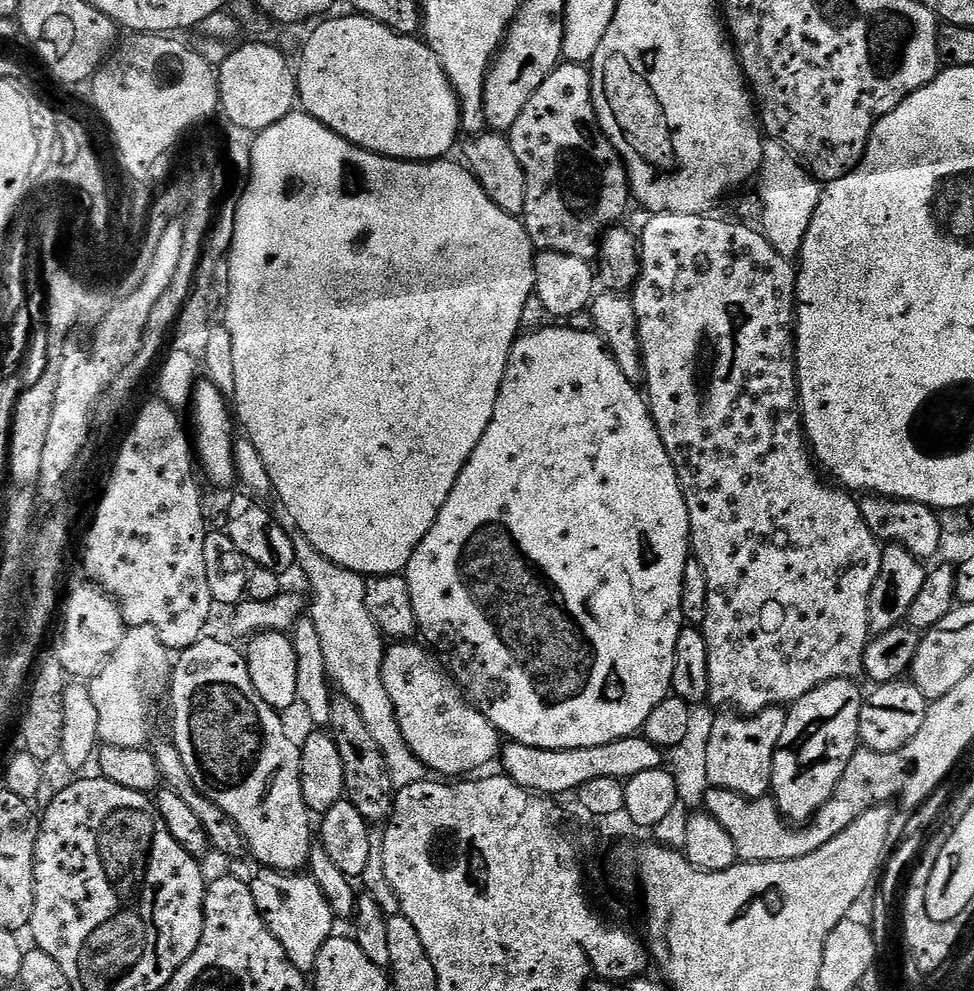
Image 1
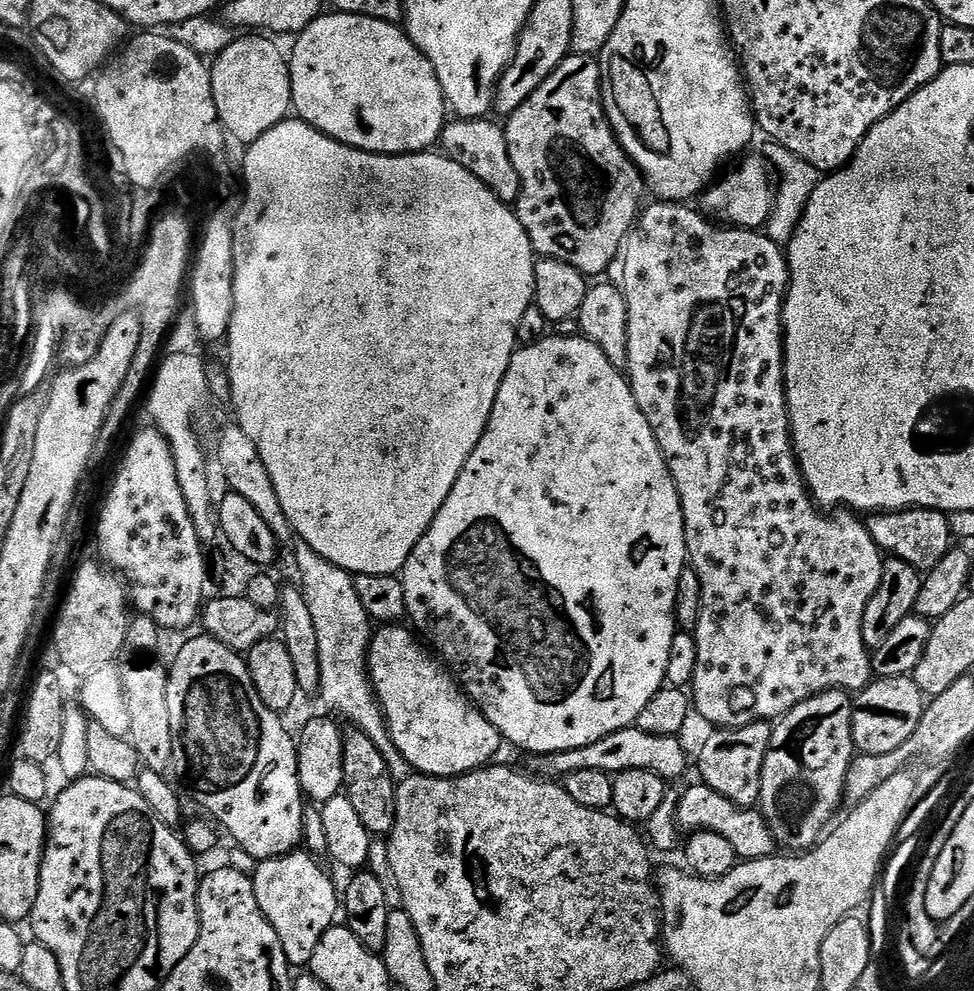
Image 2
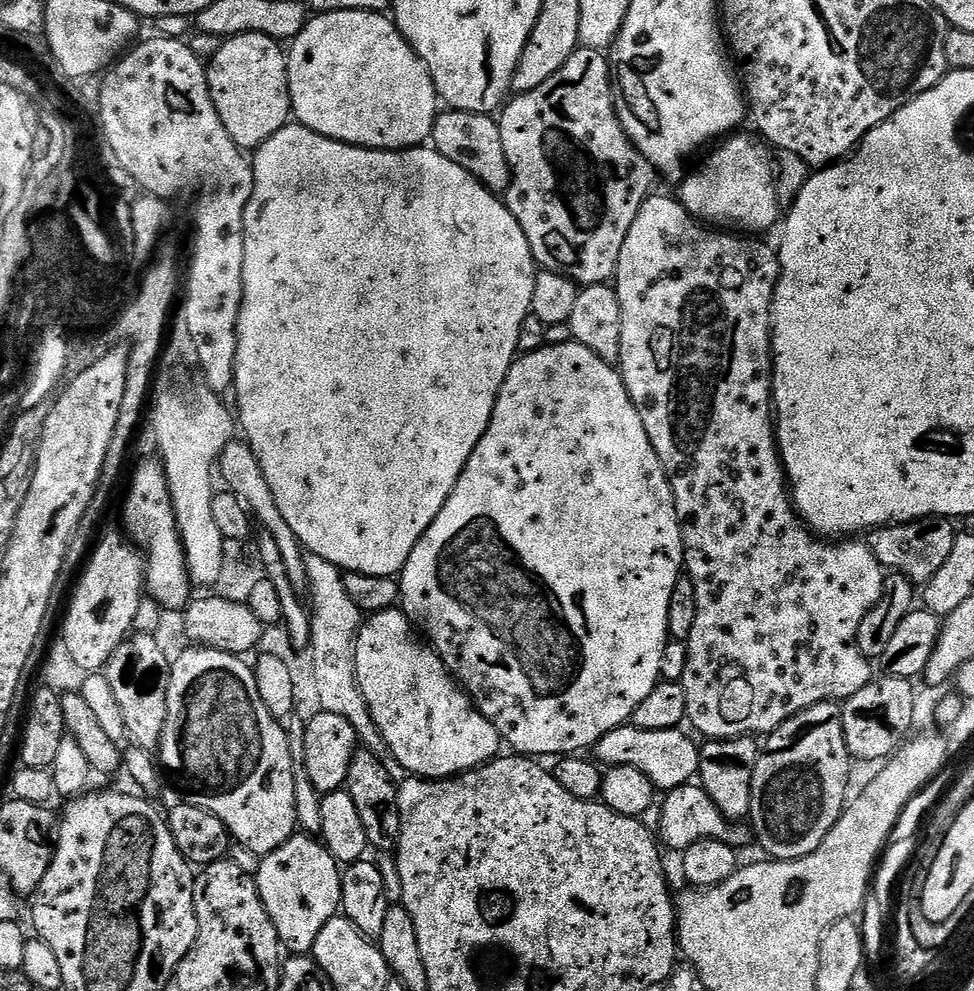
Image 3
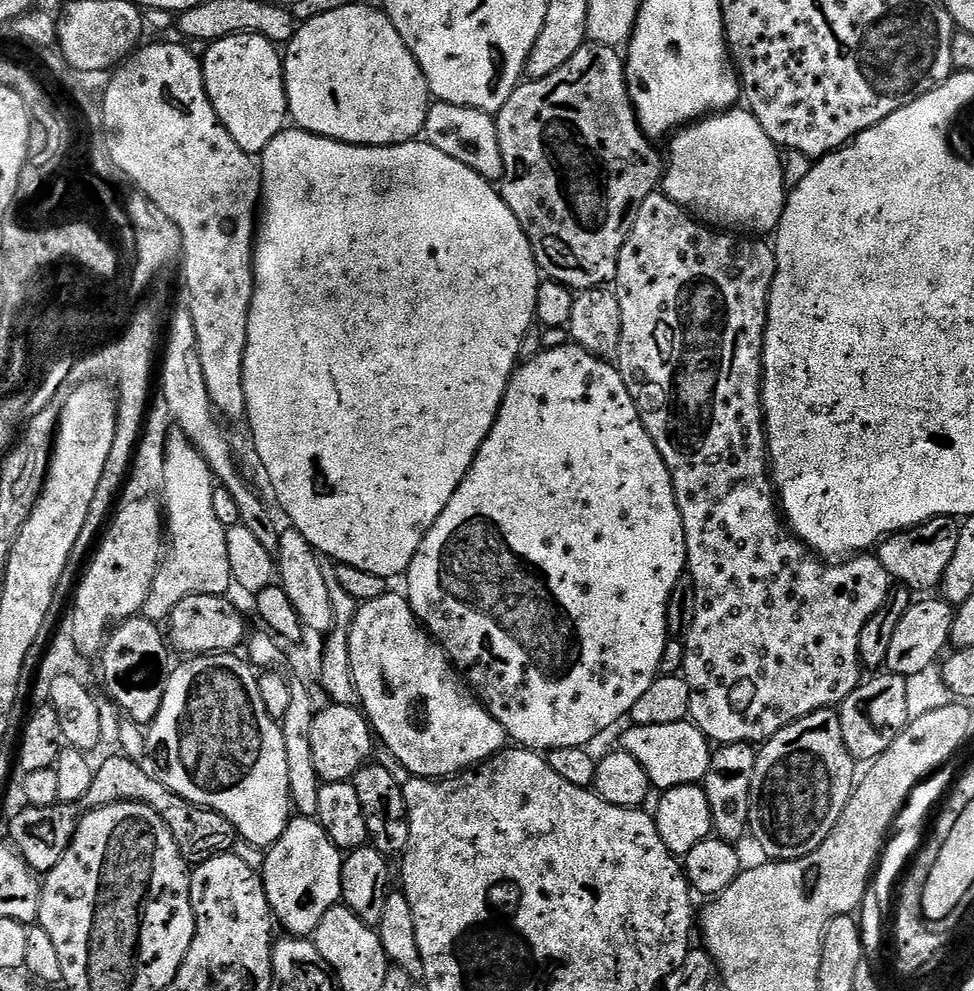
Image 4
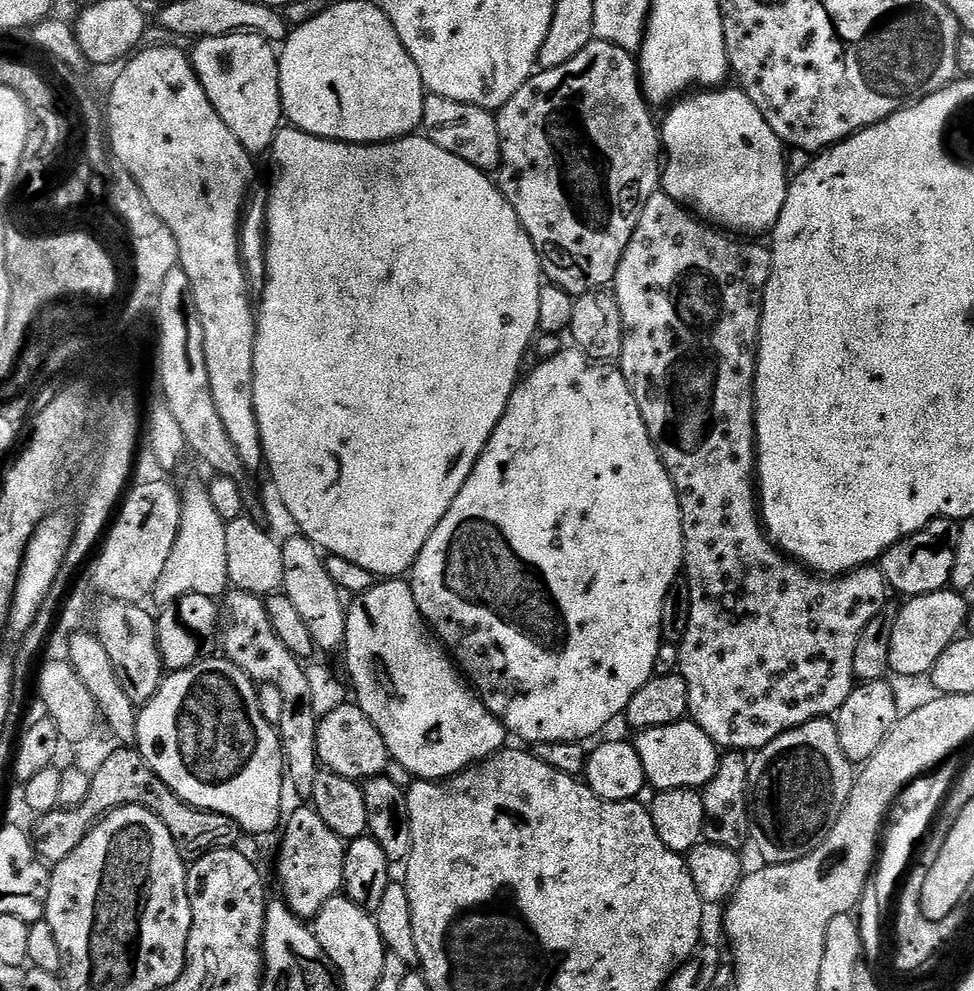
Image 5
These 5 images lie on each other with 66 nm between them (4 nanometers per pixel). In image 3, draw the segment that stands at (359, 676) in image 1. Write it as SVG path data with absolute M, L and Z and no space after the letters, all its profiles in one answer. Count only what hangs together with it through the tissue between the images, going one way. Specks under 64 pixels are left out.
M308 552L304 557L306 572L308 574L307 591L312 594L310 601L310 615L312 621L312 640L310 651L314 658L315 681L318 682L319 701L322 702L323 711L330 714L342 714L356 727L359 743L367 751L373 752L386 766L386 774L394 781L407 780L409 773L394 758L390 746L382 738L378 726L372 721L366 698L358 686L356 677L356 639L360 633L362 613L359 606L346 594L344 572L334 562L326 562L326 558L318 558L318 554Z

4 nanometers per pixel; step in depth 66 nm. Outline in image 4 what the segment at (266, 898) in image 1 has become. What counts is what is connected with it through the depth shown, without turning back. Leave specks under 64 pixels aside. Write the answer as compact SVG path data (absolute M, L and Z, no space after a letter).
M297 815L289 820L282 838L267 849L262 879L268 905L275 923L285 928L292 938L308 938L318 930L318 922L326 918L326 910L341 903L342 866L345 853L334 842L320 821Z

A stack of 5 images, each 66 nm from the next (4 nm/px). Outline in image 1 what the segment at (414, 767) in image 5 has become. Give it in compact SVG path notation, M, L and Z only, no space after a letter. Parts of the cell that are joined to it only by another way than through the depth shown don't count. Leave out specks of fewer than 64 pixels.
M393 643L385 651L382 662L382 682L396 711L396 721L402 730L402 738L406 738L412 753L433 773L441 772L436 773L441 777L460 778L465 774L475 773L472 772L475 768L484 768L491 760L495 761L499 757L502 751L502 737L495 726L468 703L468 697L460 691L460 685L453 680L445 665L427 647L417 644Z

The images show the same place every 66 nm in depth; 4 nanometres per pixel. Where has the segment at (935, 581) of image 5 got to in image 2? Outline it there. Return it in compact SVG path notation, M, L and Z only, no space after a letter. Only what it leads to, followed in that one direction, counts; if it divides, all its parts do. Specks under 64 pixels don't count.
M906 508L903 512L873 512L867 517L866 523L870 538L874 538L881 553L902 562L910 562L910 566L914 566L917 572L927 574L931 568L938 566L938 562L942 562L942 558L946 558L946 554L953 547L952 528L948 525L948 520L945 513L937 512L934 508Z

